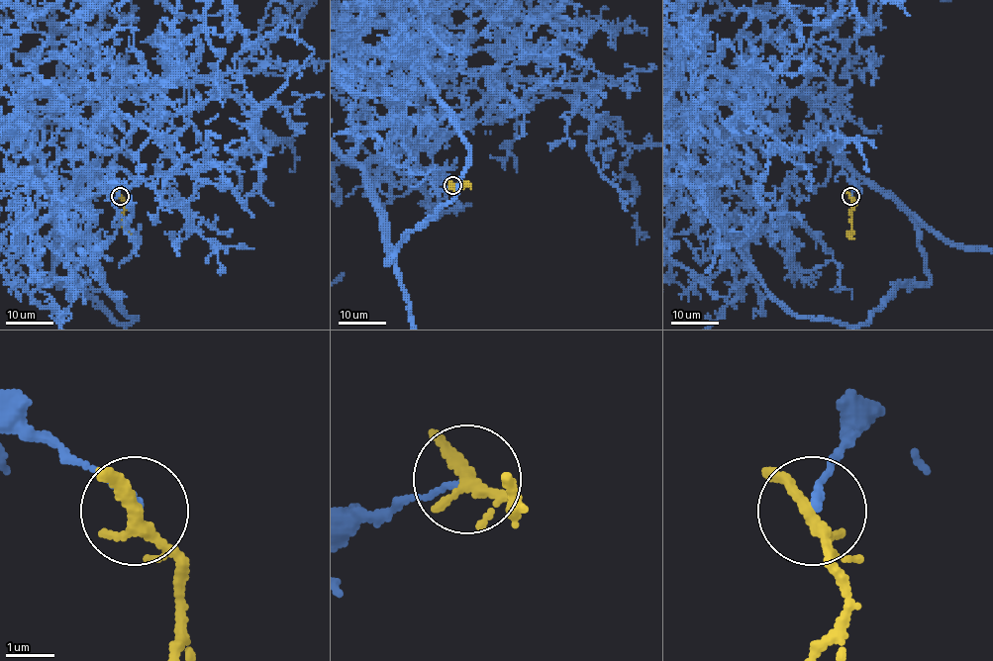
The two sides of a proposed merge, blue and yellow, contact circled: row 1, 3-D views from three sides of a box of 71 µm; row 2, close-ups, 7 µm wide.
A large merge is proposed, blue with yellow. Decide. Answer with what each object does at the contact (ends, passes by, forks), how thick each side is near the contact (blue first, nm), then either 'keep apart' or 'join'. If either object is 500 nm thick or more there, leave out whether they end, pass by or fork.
blue ends; yellow passes by; calibres 160 and 260 nm; keep apart

